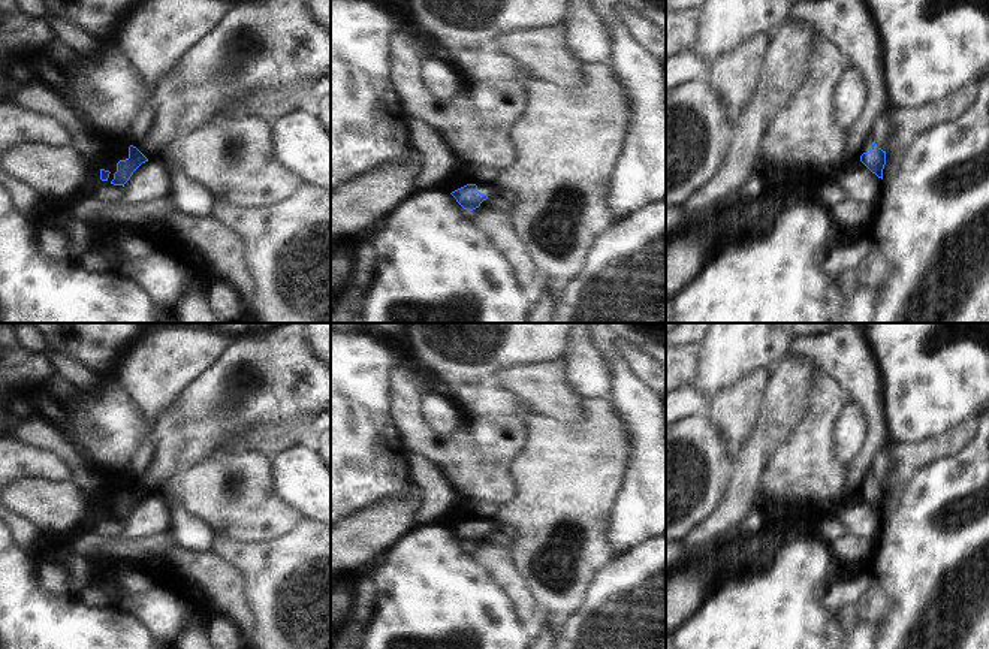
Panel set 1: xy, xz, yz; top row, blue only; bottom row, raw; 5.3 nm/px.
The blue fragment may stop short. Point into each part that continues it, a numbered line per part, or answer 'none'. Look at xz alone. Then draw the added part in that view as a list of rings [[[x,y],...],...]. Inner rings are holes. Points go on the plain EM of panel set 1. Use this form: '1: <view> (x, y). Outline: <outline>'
1: xz (490, 525). Outline: [[[477,519],[477,526],[486,529],[488,532],[501,531],[501,526],[492,519]]]

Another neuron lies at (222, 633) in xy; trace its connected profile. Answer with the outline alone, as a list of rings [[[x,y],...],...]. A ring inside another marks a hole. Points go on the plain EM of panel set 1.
[[[226,616],[208,618],[206,636],[214,649],[242,649],[241,633]]]

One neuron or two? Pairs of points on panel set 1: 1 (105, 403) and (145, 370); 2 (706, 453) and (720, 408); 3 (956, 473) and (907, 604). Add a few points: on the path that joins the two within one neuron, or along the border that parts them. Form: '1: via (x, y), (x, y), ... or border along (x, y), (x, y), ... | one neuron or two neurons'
1: border along (109, 374), (142, 416) | two neurons
2: border along (706, 413), (711, 423), (730, 444), (730, 458) | two neurons
3: via (944, 506), (940, 513), (940, 571) | one neuron

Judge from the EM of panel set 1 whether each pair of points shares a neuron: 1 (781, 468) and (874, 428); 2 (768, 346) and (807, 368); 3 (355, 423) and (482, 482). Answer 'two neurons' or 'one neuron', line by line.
1: two neurons
2: two neurons
3: two neurons

